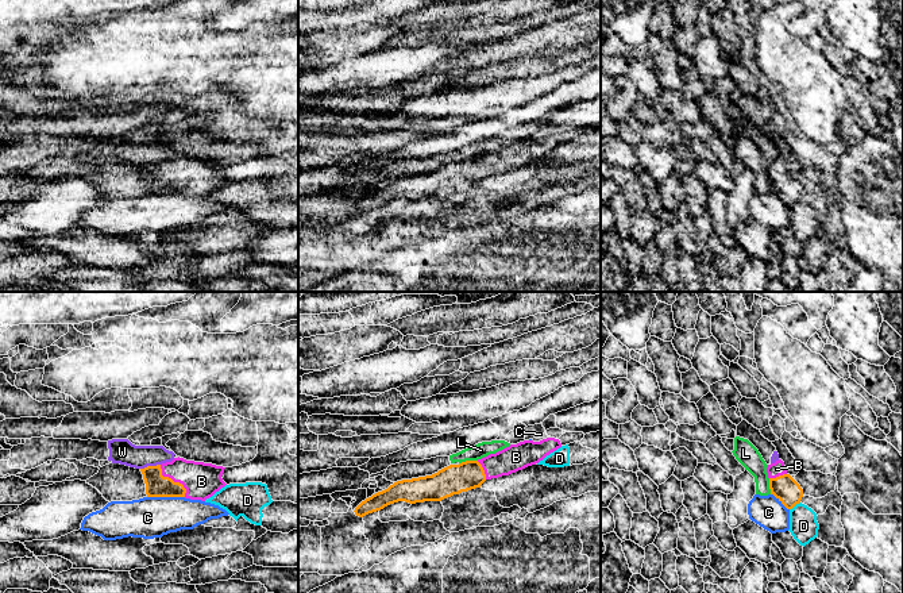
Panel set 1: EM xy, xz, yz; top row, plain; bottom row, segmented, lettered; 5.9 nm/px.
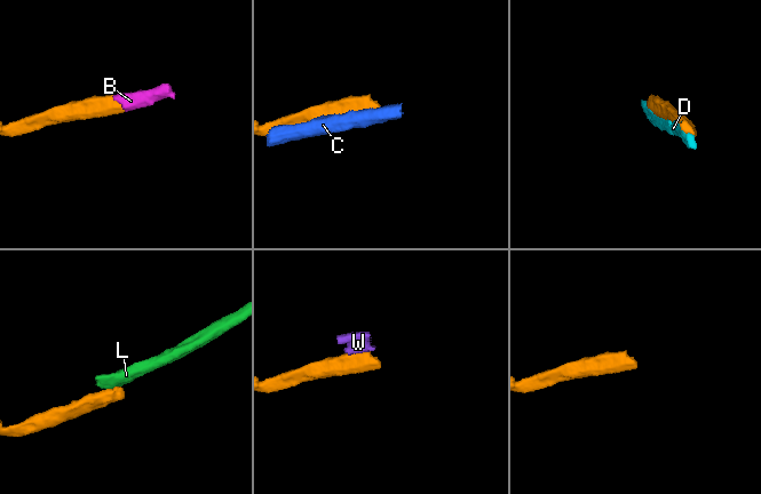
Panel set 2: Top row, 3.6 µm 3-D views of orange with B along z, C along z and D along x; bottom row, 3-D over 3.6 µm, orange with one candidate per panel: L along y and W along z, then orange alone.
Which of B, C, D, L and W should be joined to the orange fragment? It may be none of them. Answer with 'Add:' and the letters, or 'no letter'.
Add: B

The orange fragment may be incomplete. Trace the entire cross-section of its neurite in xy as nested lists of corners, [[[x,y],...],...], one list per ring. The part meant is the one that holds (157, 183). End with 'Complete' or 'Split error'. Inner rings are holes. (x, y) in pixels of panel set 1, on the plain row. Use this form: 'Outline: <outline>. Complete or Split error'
Outline: [[[178,154],[140,169],[147,195],[185,195],[205,199],[227,182],[221,176],[224,166]]]. Split error

